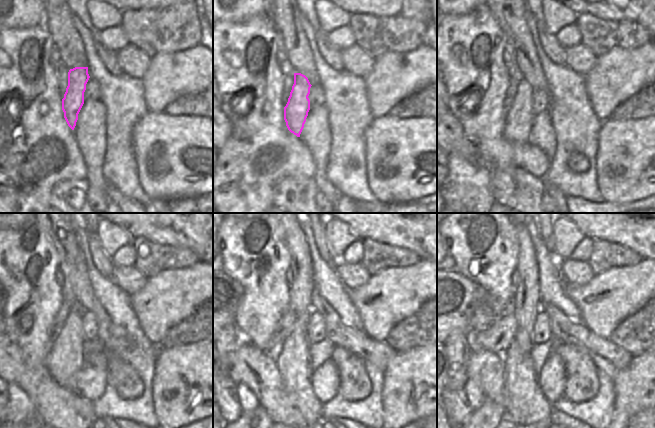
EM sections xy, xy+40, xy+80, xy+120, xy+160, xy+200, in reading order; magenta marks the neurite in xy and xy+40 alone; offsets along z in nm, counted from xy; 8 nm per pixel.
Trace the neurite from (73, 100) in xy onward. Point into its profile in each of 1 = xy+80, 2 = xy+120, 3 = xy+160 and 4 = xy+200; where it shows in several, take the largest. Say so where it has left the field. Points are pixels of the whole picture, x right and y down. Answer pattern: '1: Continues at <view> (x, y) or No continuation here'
1: Continues at xy+80 (518, 122)
2: Continues at xy+120 (66, 357)
3: Continues at xy+160 (292, 358)
4: Continues at xy+200 (528, 406).

